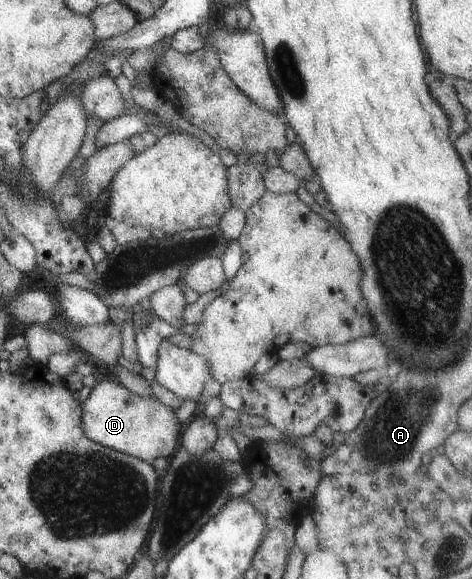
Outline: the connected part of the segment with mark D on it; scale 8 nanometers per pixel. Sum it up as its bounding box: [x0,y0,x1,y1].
[80,380,183,462]

